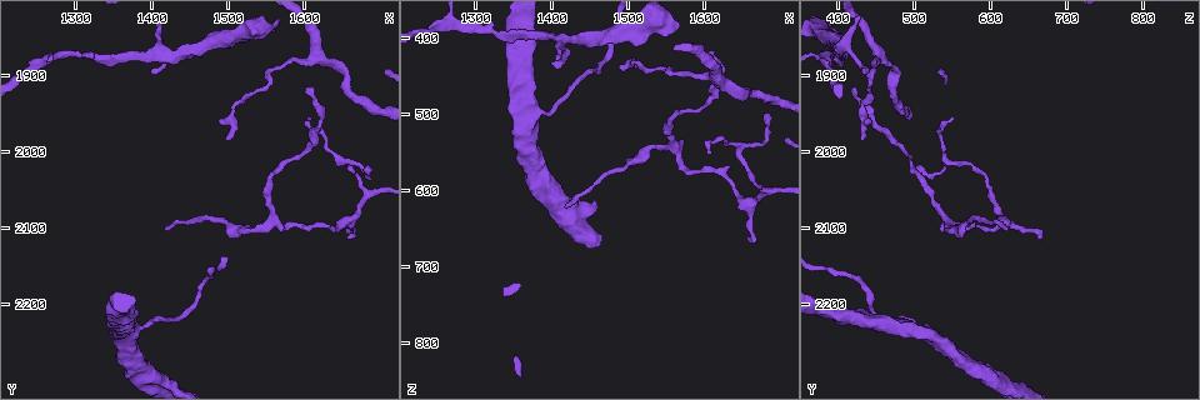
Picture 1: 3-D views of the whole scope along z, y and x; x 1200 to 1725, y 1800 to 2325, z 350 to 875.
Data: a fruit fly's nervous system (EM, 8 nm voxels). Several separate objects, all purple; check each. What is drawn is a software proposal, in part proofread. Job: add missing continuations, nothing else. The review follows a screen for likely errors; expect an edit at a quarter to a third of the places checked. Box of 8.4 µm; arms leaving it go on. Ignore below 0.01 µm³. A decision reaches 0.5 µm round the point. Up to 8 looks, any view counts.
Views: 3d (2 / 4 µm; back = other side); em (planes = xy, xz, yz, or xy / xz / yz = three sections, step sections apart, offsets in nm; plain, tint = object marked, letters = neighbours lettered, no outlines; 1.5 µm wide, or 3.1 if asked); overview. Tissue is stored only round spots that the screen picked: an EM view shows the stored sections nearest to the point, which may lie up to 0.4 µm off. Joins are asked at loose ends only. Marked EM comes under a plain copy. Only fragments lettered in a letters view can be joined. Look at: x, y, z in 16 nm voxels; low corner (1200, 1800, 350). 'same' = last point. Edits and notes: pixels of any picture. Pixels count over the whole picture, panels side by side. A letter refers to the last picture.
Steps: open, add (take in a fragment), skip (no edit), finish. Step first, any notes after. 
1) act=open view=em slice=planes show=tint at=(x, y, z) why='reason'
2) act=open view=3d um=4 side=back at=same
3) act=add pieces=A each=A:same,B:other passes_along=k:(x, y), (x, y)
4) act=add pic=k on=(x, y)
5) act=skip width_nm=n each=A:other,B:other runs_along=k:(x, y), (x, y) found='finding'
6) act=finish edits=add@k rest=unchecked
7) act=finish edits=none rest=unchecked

act=open view=em slice=yz step=4 show=letters at=(1500, 1980, 430) why='long arm stops here'

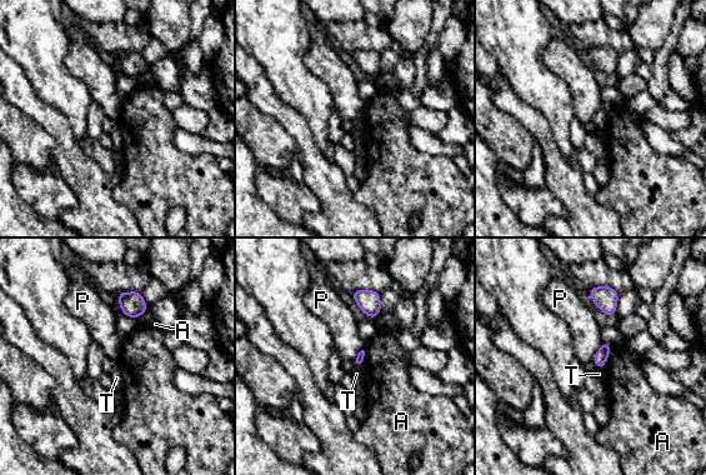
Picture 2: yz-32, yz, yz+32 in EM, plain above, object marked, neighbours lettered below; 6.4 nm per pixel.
act=open view=em slice=planes show=letters at=same

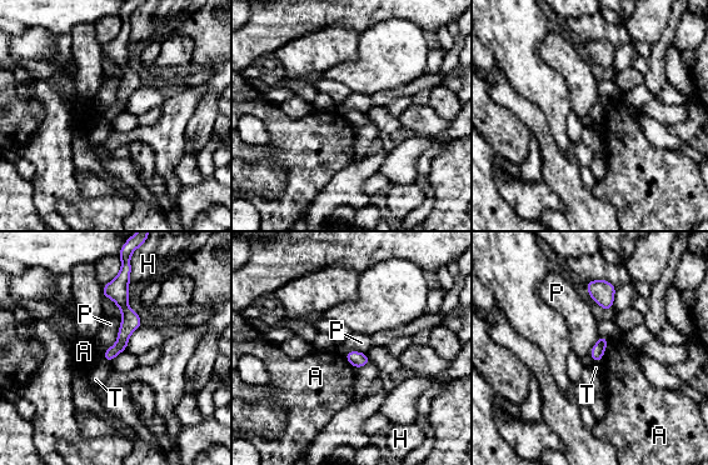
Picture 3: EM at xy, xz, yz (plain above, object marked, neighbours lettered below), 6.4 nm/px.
act=skip width_nm=90 each=A:other,H:other,P:other,T:other runs_along=3:(125, 278), (126, 329), (106, 356) found='none of them fits'

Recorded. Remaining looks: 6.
act=open view=em slice=planes show=letters at=(1400, 1900, 430) why='thin end'

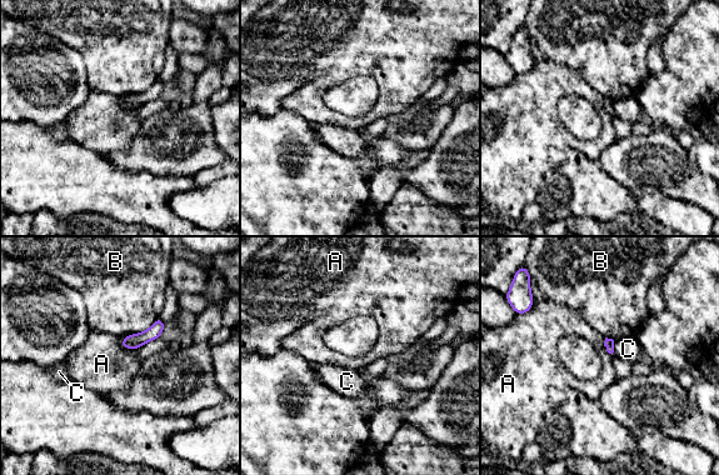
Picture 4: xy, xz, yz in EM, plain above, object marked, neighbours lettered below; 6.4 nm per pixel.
act=skip longest_contact=B:260nm each=A:other,B:other,C:other found='none of them fits'

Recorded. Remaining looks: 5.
act=open view=em slice=yz step=8 show=letters at=(1605, 1915, 425) why='thin end'

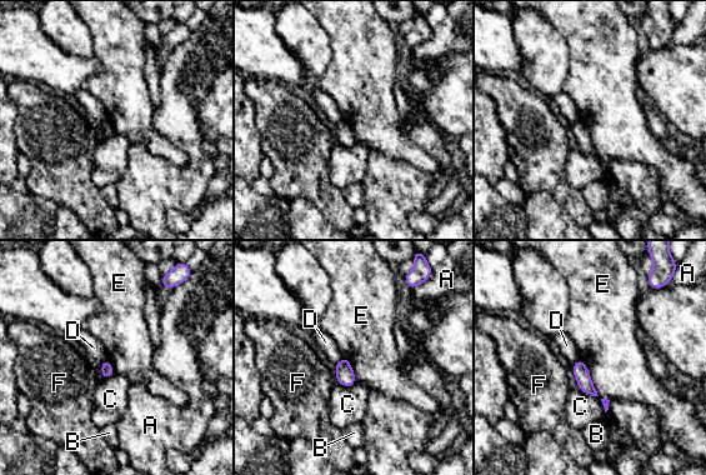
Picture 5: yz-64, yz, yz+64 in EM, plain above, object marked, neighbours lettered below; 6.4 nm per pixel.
act=open view=em slice=xy step=8 show=letters at=same

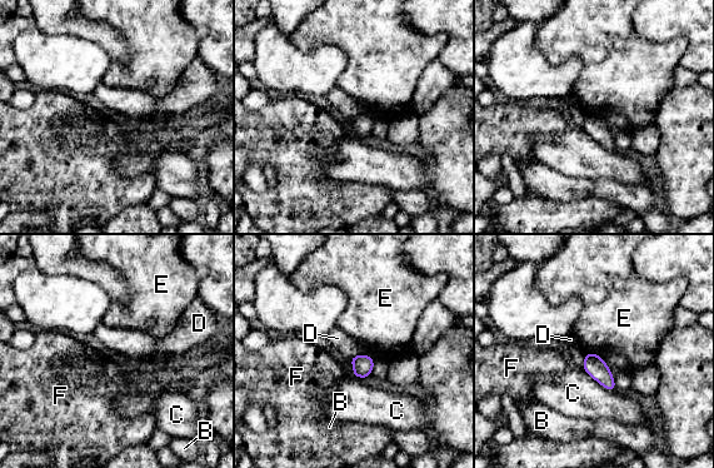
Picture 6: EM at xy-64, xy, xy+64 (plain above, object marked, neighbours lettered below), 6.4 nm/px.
act=skip width_nm=130 each=B:other,C:other,D:other,E:other,F:other border=6:(585, 353), (595, 353), (613, 377) found='no lettered fragment goes on from it'

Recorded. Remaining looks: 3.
act=finish edits=none rest=unchecked

